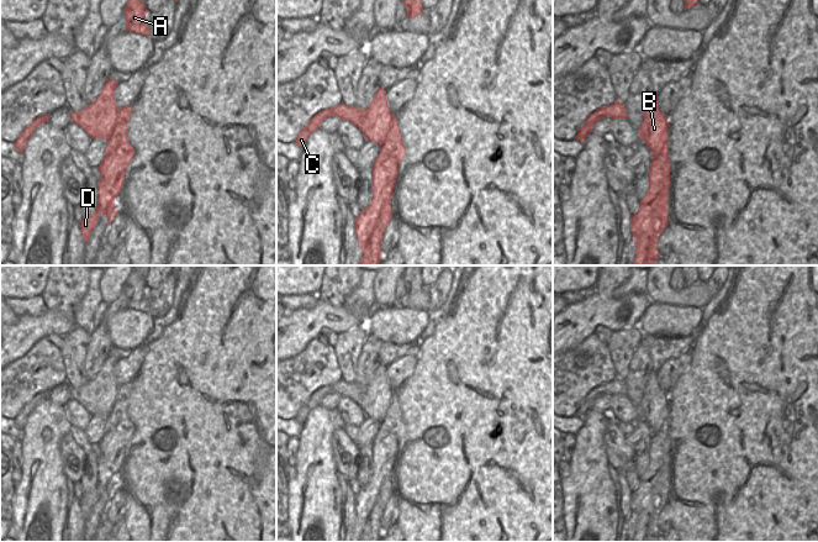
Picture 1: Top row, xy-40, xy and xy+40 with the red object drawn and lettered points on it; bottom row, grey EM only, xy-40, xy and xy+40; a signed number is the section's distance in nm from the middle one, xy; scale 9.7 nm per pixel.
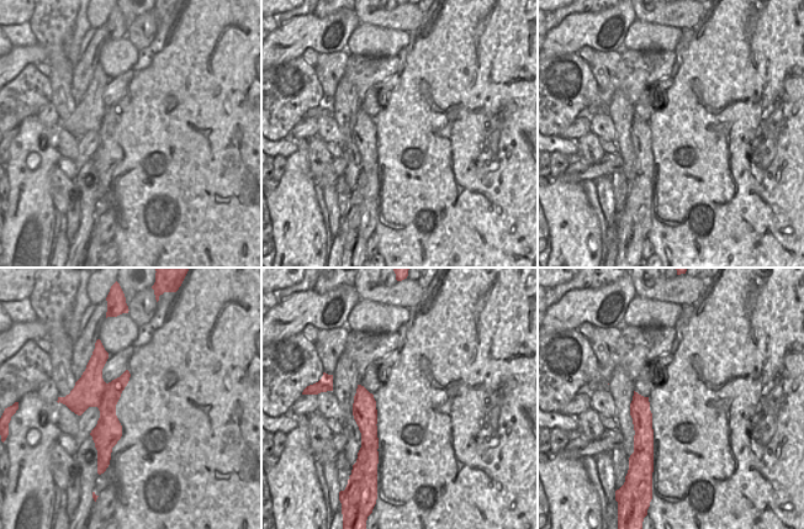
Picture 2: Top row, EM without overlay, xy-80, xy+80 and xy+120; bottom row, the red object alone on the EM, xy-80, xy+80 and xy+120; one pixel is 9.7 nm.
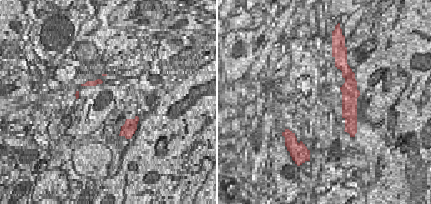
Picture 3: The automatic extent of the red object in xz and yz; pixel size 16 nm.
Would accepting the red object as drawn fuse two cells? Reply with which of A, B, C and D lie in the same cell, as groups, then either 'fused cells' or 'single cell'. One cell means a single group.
groups A B C / D; fused cells

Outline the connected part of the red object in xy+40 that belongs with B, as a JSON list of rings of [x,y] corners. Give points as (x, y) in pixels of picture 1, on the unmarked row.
[[[653,370],[644,389],[639,404],[639,415],[649,423],[653,433],[656,433],[669,419],[669,398],[658,383],[658,372]]]

